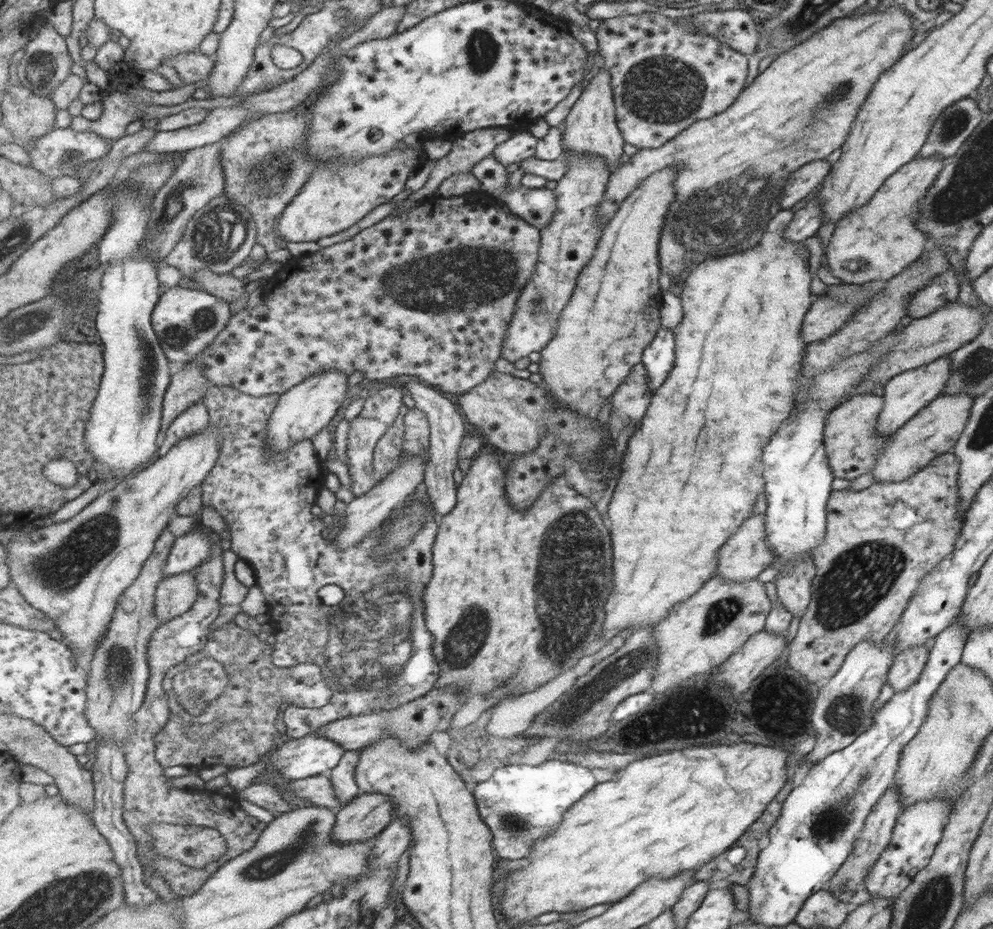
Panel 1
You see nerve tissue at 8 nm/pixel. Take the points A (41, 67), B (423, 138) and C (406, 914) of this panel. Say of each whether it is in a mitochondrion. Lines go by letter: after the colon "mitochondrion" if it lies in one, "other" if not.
A: mitochondrion
B: other
C: other

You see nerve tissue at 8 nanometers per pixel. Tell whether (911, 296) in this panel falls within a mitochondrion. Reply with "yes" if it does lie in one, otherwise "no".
no

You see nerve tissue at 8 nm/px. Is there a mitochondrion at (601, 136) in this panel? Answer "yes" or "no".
no

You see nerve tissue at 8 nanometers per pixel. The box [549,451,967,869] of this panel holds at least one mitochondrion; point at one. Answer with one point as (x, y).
(868, 571)

